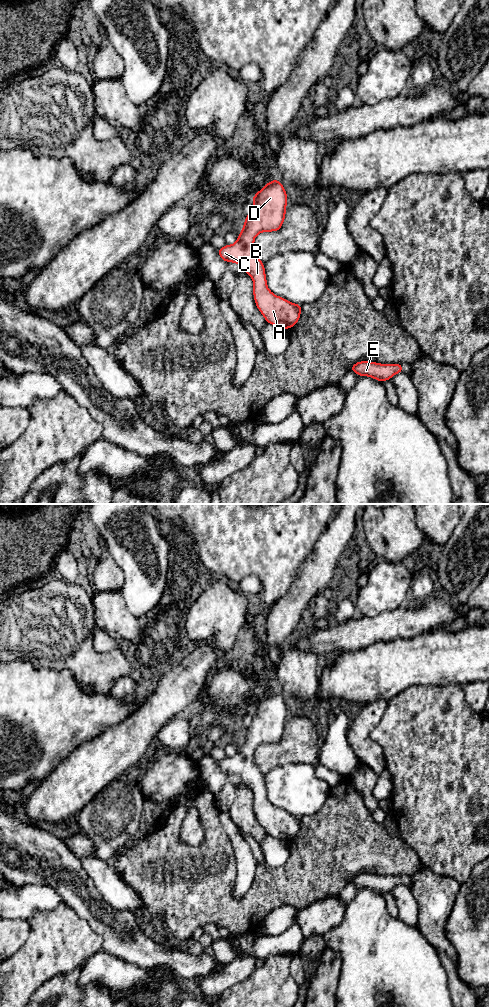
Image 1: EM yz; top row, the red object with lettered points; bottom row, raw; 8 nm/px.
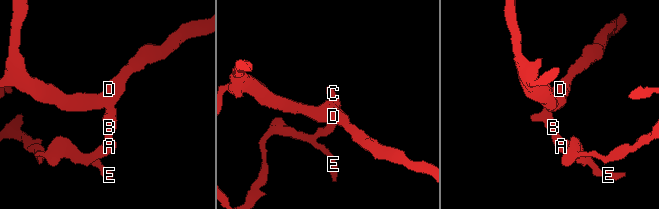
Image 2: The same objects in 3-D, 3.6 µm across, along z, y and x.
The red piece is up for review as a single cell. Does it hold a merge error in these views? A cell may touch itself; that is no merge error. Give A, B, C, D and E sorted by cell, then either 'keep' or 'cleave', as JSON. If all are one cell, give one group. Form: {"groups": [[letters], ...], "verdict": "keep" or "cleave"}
{"groups": [["A", "B", "C", "D", "E"]], "verdict": "keep"}

